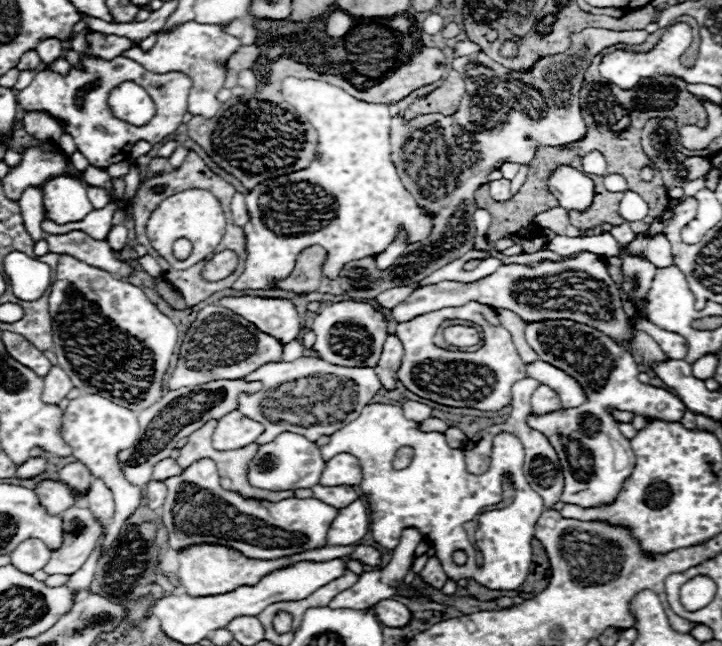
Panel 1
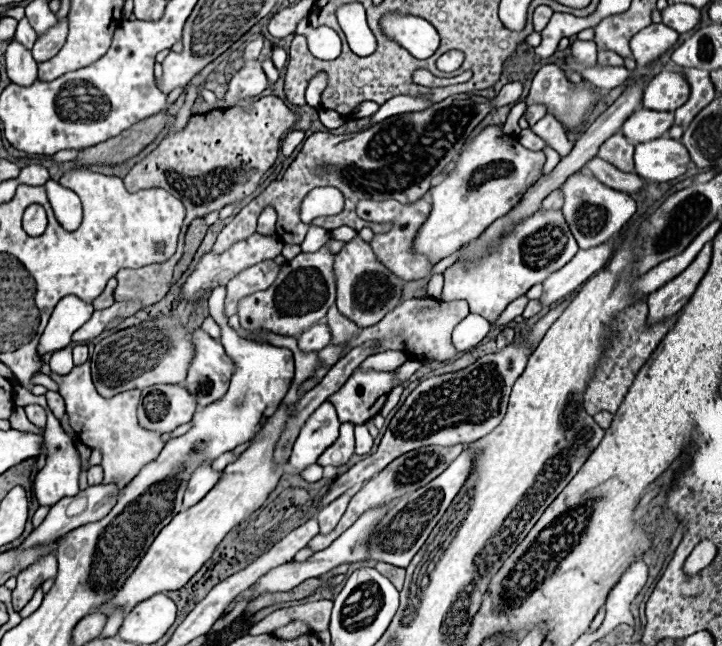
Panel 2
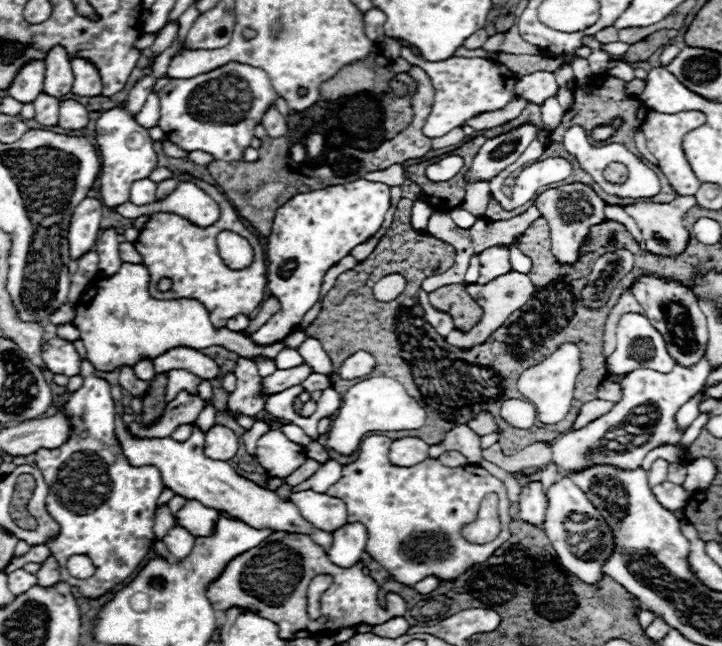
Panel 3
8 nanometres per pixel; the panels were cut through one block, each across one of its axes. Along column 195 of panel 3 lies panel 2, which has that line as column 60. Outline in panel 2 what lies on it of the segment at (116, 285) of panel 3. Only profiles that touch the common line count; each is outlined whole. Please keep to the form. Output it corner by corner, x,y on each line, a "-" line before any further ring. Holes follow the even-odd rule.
64,296
52,316
50,316
50,322
44,330
44,334
40,336
40,342
38,342
38,354
44,356
44,354
50,354
50,352
56,352
60,348
66,348
70,342
72,342
72,334
84,324
90,320
94,308
92,304
80,300
78,296

